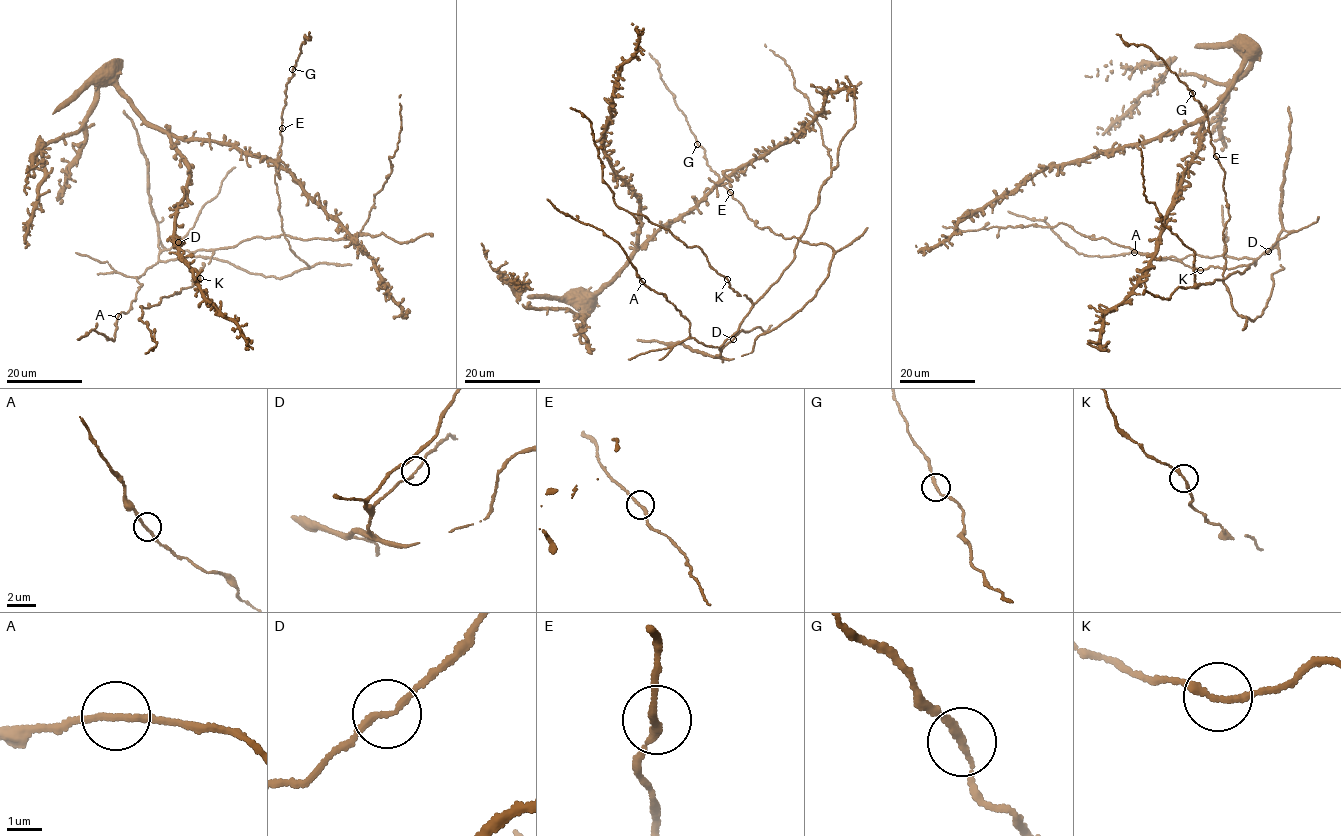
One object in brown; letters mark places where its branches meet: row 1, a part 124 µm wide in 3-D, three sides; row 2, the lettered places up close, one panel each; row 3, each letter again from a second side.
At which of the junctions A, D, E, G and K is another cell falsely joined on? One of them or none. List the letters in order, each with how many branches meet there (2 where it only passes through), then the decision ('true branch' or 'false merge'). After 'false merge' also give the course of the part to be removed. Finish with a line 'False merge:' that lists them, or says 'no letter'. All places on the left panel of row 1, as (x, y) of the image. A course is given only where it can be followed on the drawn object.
A: branches 2; true branch
D: branches 2; true branch
E: branches 2; true branch
G: branches 2; true branch
K: branches 2; true branch
False merge: no letter

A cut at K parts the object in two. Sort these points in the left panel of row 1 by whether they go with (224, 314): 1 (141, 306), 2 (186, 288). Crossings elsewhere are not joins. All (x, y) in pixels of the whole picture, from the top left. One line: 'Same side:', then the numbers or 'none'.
Same side: none

